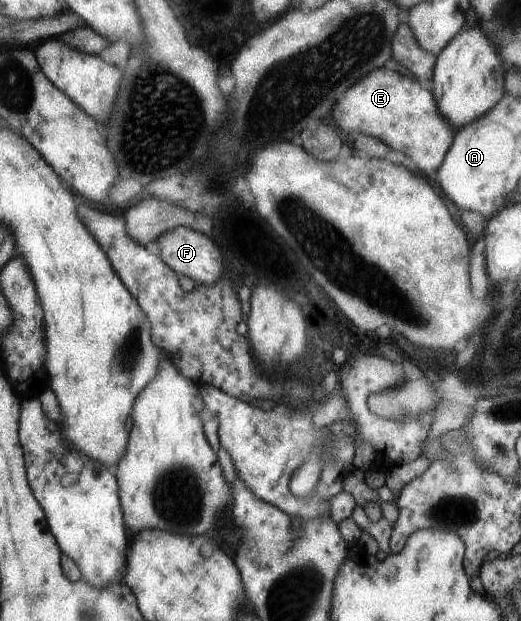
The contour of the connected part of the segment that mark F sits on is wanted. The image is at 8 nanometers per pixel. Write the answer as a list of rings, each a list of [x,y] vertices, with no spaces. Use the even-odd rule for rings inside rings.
[[[175,227],[159,235],[152,247],[161,260],[176,273],[178,277],[185,275],[193,279],[196,284],[209,286],[215,284],[215,279],[221,275],[221,259],[217,253],[217,247],[201,233],[187,227]]]

